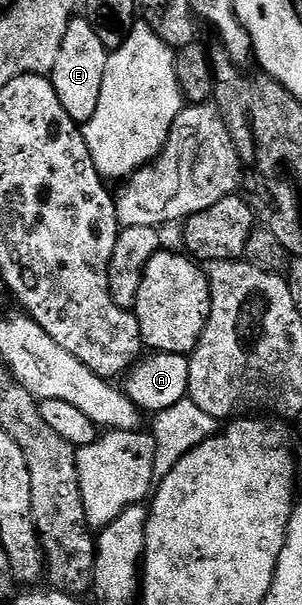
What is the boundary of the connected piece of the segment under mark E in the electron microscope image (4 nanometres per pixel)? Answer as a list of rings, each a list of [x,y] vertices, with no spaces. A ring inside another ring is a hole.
[[[73,18],[69,22],[50,79],[58,94],[58,102],[62,102],[62,110],[81,126],[94,118],[94,110],[98,110],[98,94],[102,94],[102,78],[106,74],[109,55],[87,18]]]

